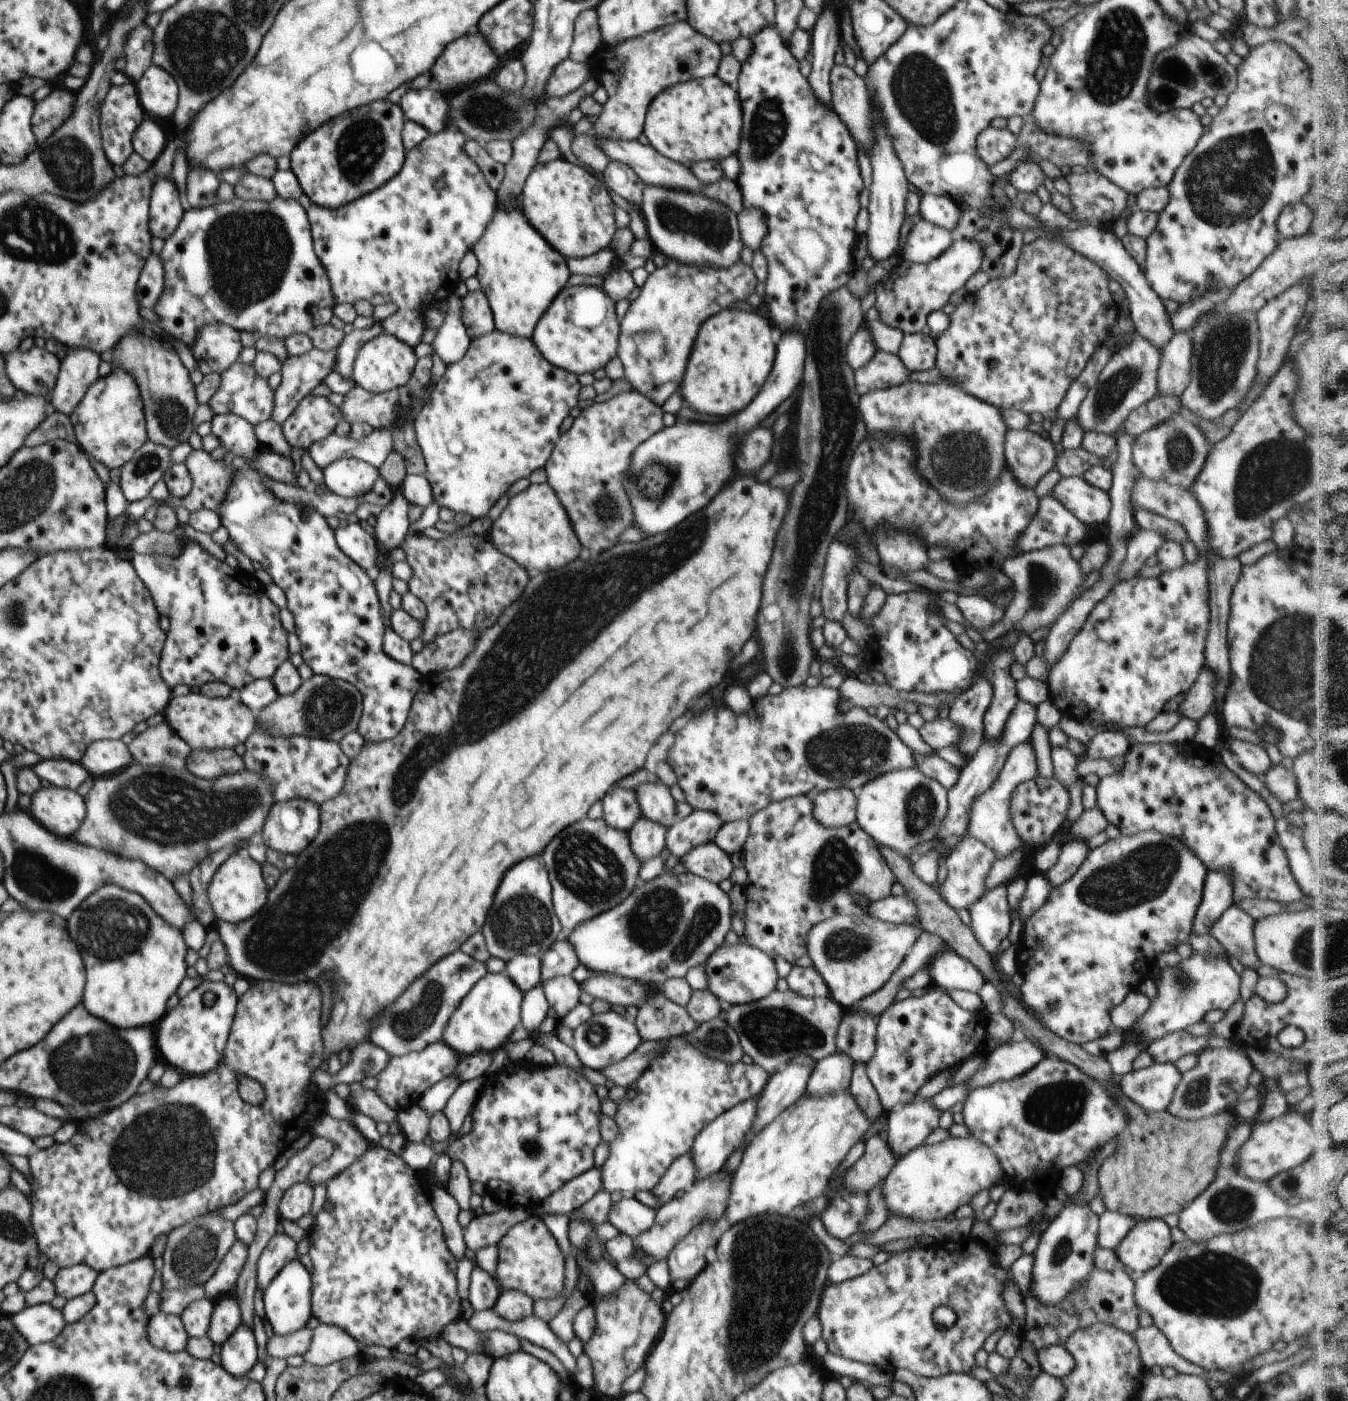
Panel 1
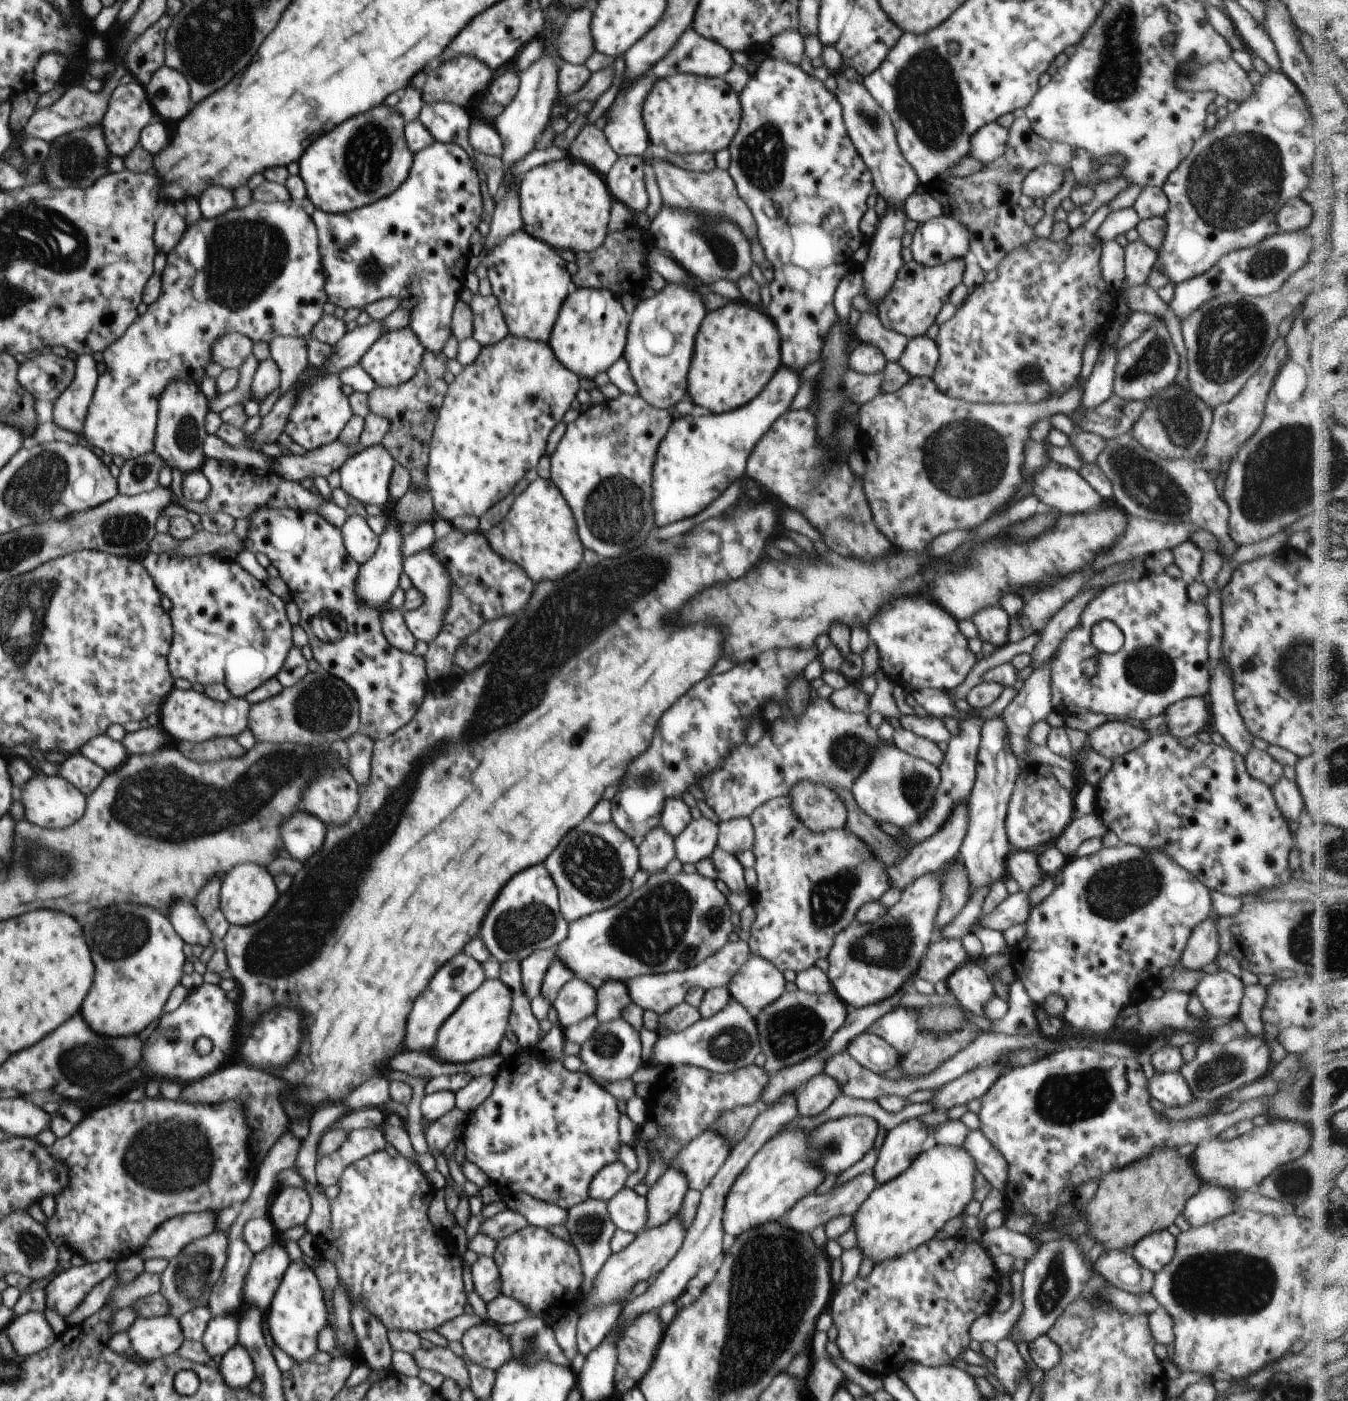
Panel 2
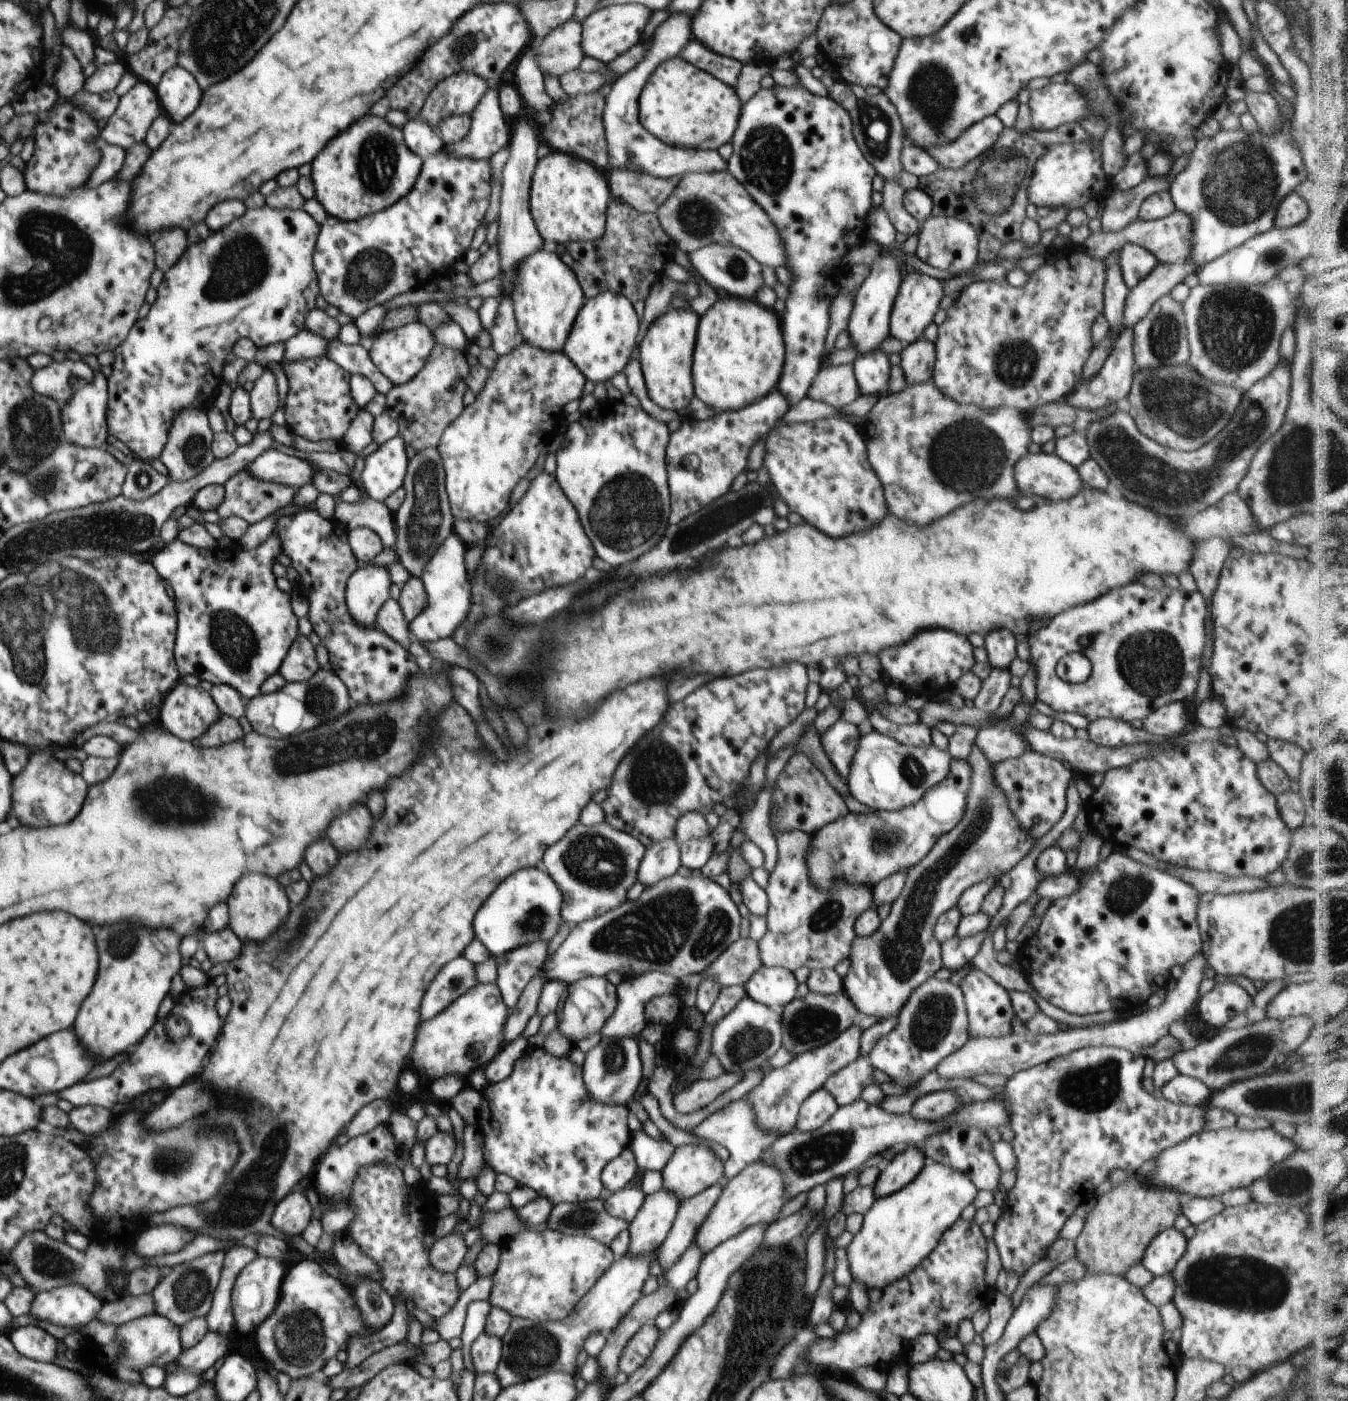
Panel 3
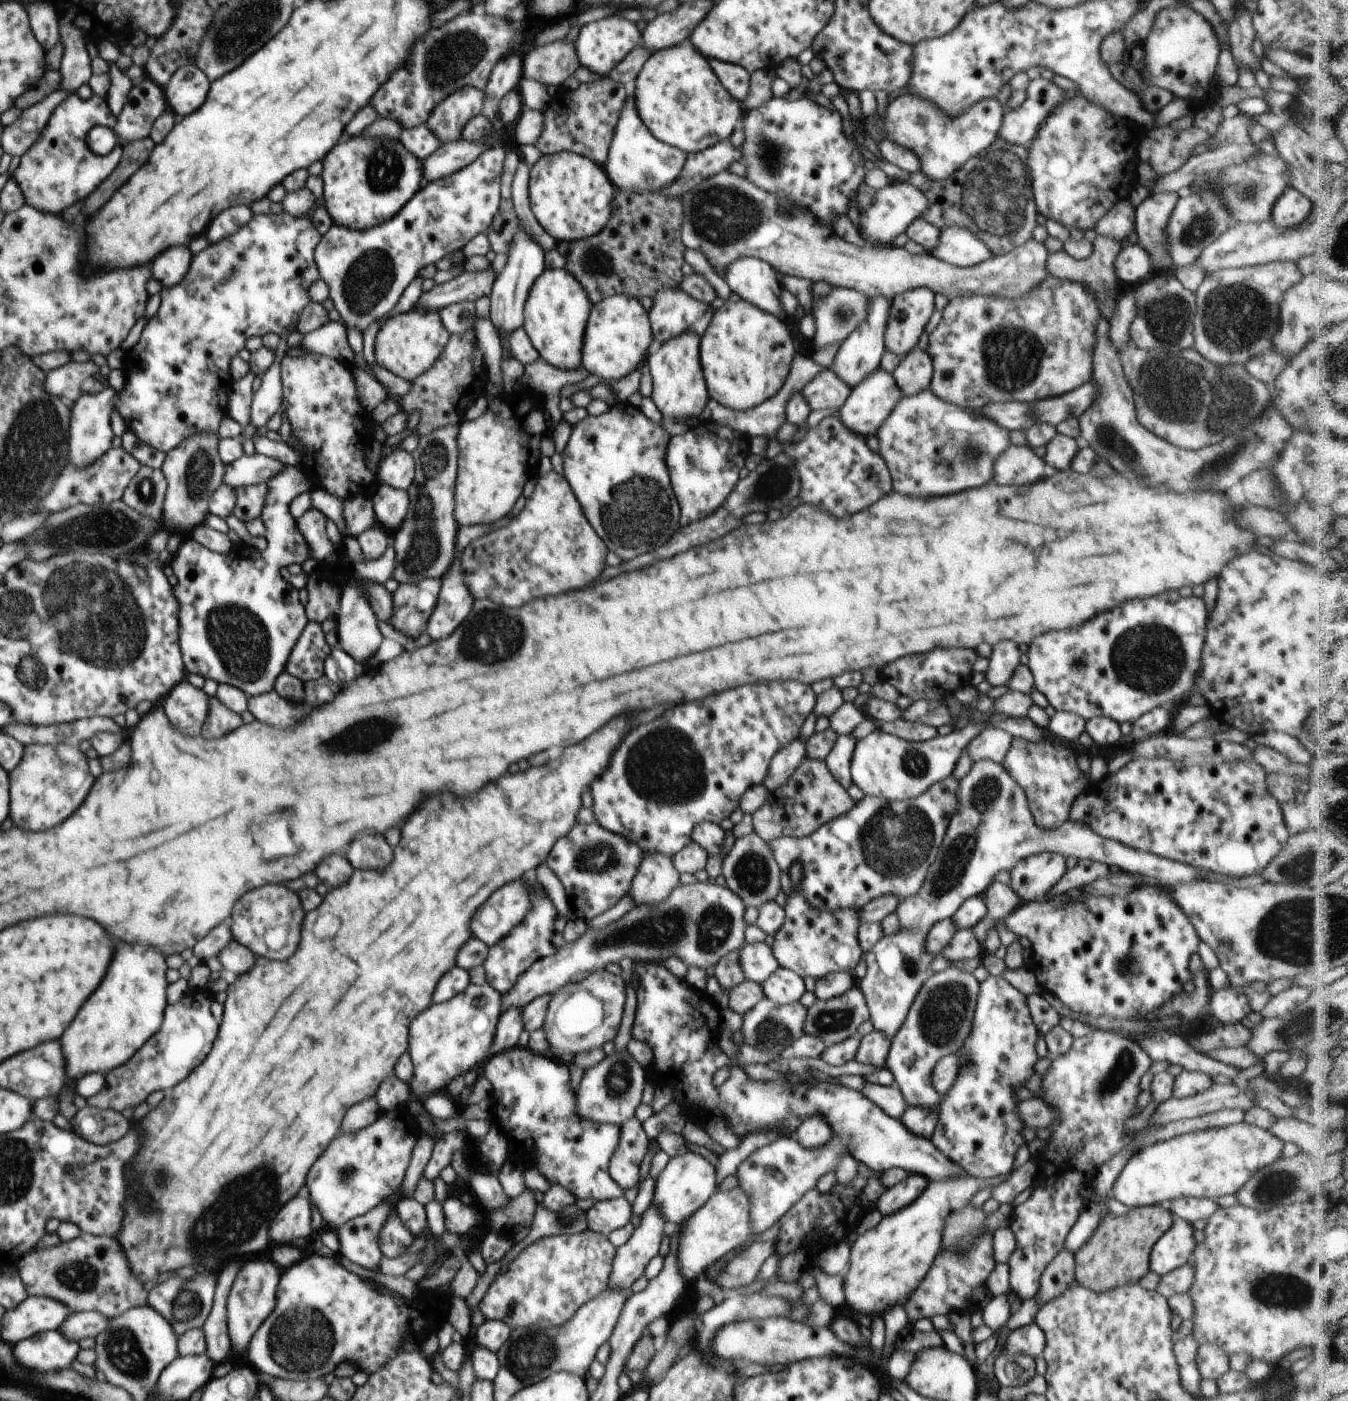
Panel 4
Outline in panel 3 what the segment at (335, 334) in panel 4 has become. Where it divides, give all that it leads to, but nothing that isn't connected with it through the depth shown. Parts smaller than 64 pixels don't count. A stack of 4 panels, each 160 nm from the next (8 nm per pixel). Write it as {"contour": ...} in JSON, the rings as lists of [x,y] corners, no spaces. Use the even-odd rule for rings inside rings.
{"contour":[[[304,329],[284,342],[283,360],[296,362],[296,360],[323,357],[328,350],[328,342],[329,340],[326,340],[326,338],[320,338],[318,334]]]}

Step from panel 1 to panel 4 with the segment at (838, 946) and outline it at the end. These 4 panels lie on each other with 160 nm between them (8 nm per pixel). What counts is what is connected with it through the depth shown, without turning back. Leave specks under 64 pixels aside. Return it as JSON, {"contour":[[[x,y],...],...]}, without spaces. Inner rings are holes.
{"contour":[[[992,760],[977,761],[972,764],[972,768],[966,776],[960,781],[960,790],[958,790],[959,807],[956,814],[952,816],[948,829],[944,834],[944,840],[940,846],[940,854],[936,856],[933,863],[928,866],[926,876],[924,876],[924,884],[920,886],[920,890],[914,896],[904,898],[898,904],[898,914],[896,908],[896,916],[900,920],[900,930],[896,934],[883,934],[882,938],[866,952],[866,976],[860,979],[860,990],[866,998],[866,1006],[870,1012],[870,1021],[874,1025],[874,1029],[882,1032],[888,1039],[894,1038],[902,1026],[902,1022],[906,1020],[906,1016],[910,1011],[910,1006],[914,1002],[914,998],[922,989],[924,982],[934,976],[934,974],[946,970],[946,968],[958,968],[964,972],[971,972],[977,967],[982,967],[982,959],[984,953],[974,956],[971,960],[946,960],[944,954],[930,954],[926,950],[926,937],[930,930],[939,921],[952,918],[962,906],[962,902],[972,898],[972,896],[983,896],[986,890],[994,882],[994,877],[1001,871],[1012,870],[1020,860],[1034,856],[1034,854],[1042,854],[1042,852],[1062,854],[1066,859],[1068,857],[1078,859],[1089,859],[1102,862],[1108,866],[1117,866],[1124,873],[1130,875],[1138,875],[1147,878],[1154,878],[1164,885],[1174,886],[1174,884],[1188,884],[1188,882],[1206,882],[1203,873],[1198,871],[1194,866],[1183,864],[1171,859],[1166,859],[1148,852],[1143,852],[1115,839],[1102,838],[1095,831],[1090,830],[1085,823],[1070,822],[1068,820],[1058,829],[1041,829],[1036,826],[1028,806],[1027,798],[1024,790],[1020,788],[1020,784],[1008,774],[1008,770],[1002,766],[1002,763],[992,762]]]}

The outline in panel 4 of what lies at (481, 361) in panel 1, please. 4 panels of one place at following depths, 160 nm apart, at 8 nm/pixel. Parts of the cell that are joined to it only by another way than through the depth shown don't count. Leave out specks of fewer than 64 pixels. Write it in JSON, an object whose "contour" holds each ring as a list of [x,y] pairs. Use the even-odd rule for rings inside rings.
{"contour":[[[520,386],[520,388],[516,388],[516,390],[512,390],[510,393],[502,392],[498,394],[494,399],[490,399],[488,401],[488,408],[486,412],[481,416],[472,419],[466,420],[458,426],[458,438],[456,438],[456,442],[458,442],[458,461],[457,461],[457,472],[455,481],[455,508],[454,508],[454,518],[456,518],[456,522],[458,522],[459,526],[473,526],[473,525],[492,525],[496,521],[506,517],[508,514],[512,513],[512,508],[515,508],[516,502],[519,499],[522,499],[522,490],[524,490],[524,485],[533,478],[535,474],[535,465],[536,461],[542,457],[540,446],[542,439],[550,432],[549,428],[546,426],[546,420],[544,417],[544,407],[543,400],[541,396],[537,393],[532,393],[526,390],[524,386]]]}

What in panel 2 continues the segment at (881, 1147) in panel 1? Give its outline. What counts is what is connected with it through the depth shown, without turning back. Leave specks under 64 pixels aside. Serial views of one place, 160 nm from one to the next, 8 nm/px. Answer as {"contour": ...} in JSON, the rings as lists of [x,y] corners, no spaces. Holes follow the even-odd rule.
{"contour":[[[859,1174],[854,1178],[848,1180],[845,1184],[840,1186],[834,1186],[831,1190],[828,1190],[825,1194],[808,1194],[806,1198],[802,1198],[795,1206],[792,1206],[782,1222],[786,1228],[790,1230],[796,1230],[800,1234],[810,1233],[819,1226],[828,1223],[828,1220],[835,1218],[836,1216],[849,1215],[853,1217],[855,1213],[861,1209],[862,1204],[866,1201],[866,1198],[872,1194],[877,1188],[878,1182],[874,1177],[874,1174]]]}

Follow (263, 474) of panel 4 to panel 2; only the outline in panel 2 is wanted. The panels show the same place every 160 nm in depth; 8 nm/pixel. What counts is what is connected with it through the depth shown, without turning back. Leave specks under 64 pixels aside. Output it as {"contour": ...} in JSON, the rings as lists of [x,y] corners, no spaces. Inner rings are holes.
{"contour":[[[336,440],[327,446],[320,446],[305,454],[280,456],[274,460],[271,472],[282,476],[284,480],[300,481],[304,478],[327,477],[338,471],[344,462],[361,450],[359,444],[342,444]]]}

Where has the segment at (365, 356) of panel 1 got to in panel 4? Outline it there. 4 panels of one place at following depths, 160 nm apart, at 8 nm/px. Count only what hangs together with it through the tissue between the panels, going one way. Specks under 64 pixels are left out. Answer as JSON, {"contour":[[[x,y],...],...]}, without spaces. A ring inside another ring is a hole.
{"contour":[[[413,309],[384,322],[375,338],[374,360],[392,374],[413,382],[434,365],[450,336],[436,310]]]}

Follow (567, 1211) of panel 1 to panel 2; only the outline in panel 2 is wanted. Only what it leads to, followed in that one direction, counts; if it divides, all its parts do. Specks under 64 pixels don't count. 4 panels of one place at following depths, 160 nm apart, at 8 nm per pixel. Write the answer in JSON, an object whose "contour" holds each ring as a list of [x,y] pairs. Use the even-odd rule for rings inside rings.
{"contour":[[[620,1160],[604,1166],[590,1182],[589,1198],[607,1202],[624,1189],[624,1184],[626,1184],[629,1175],[626,1166]]]}

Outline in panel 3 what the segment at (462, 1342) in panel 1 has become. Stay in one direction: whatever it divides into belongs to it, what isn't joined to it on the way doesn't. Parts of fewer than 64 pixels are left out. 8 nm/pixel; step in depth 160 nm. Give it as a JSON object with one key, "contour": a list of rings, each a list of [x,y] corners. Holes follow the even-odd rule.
{"contour":[[[482,1332],[470,1346],[474,1371],[477,1374],[495,1372],[502,1356],[502,1340]]]}

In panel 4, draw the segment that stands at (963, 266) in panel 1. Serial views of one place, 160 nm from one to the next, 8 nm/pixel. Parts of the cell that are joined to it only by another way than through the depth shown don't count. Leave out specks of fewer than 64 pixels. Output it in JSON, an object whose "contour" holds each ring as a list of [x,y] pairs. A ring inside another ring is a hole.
{"contour":[[[914,288],[894,296],[886,326],[886,348],[904,359],[918,346],[919,338],[935,308],[935,295],[930,288]]]}

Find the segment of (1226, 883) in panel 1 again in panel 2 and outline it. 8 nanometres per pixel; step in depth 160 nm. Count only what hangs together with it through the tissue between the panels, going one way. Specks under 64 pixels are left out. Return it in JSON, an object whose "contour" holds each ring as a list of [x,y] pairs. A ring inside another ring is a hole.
{"contour":[[[1212,915],[1194,928],[1181,957],[1181,964],[1184,968],[1201,971],[1206,964],[1213,963],[1216,960],[1221,950],[1221,940],[1218,940],[1218,938],[1221,938],[1221,934],[1218,934],[1218,928],[1216,928],[1216,917],[1216,915]]]}

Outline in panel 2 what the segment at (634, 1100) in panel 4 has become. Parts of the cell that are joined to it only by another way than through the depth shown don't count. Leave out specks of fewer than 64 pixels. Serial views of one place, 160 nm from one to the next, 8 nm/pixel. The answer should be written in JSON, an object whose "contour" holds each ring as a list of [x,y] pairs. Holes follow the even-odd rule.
{"contour":[[[616,1018],[610,1022],[599,1022],[590,1038],[581,1045],[579,1058],[583,1070],[598,1085],[606,1082],[627,1080],[642,1066],[642,1044],[639,1033],[626,1020]]]}

